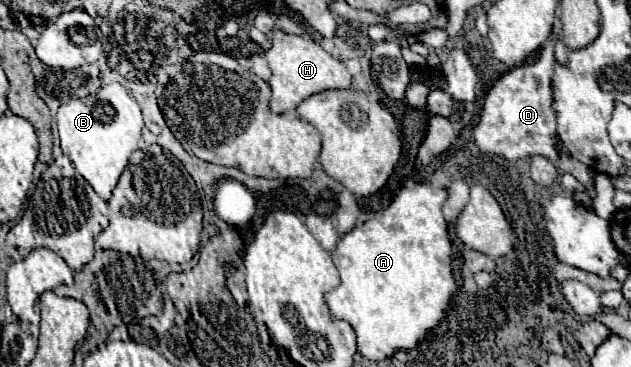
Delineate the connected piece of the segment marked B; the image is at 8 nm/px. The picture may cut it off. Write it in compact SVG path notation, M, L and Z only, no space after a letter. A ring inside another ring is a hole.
M107 84L93 96L61 104L57 110L57 128L61 148L71 158L75 170L103 200L109 200L129 156L139 148L143 116L135 98L121 84Z

